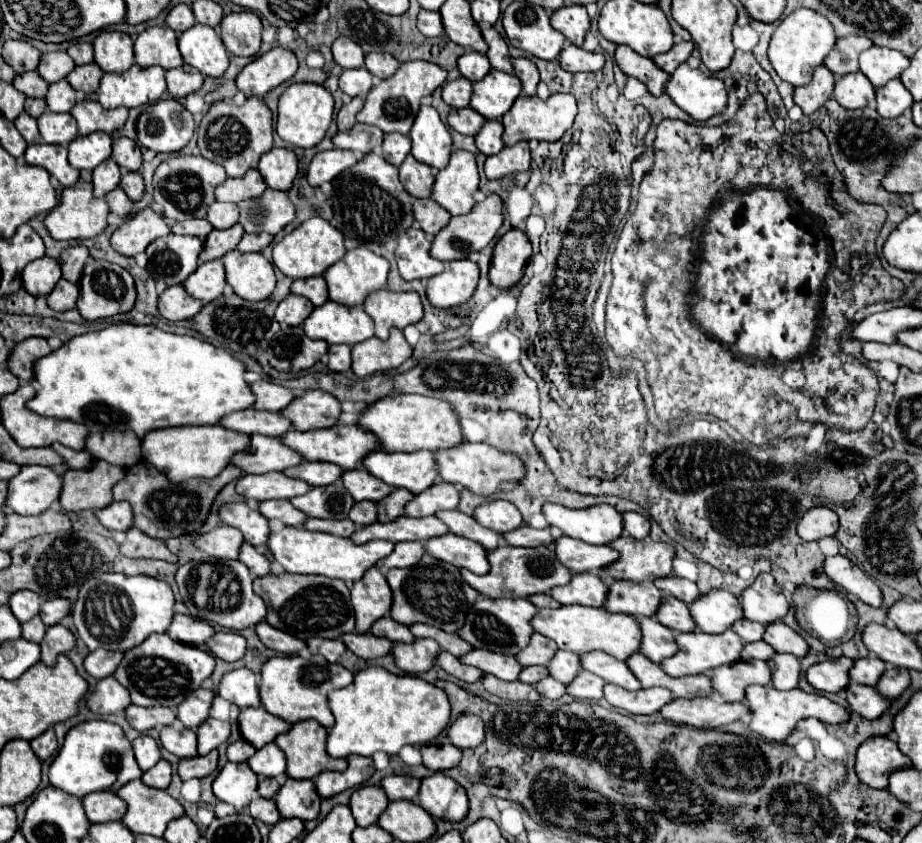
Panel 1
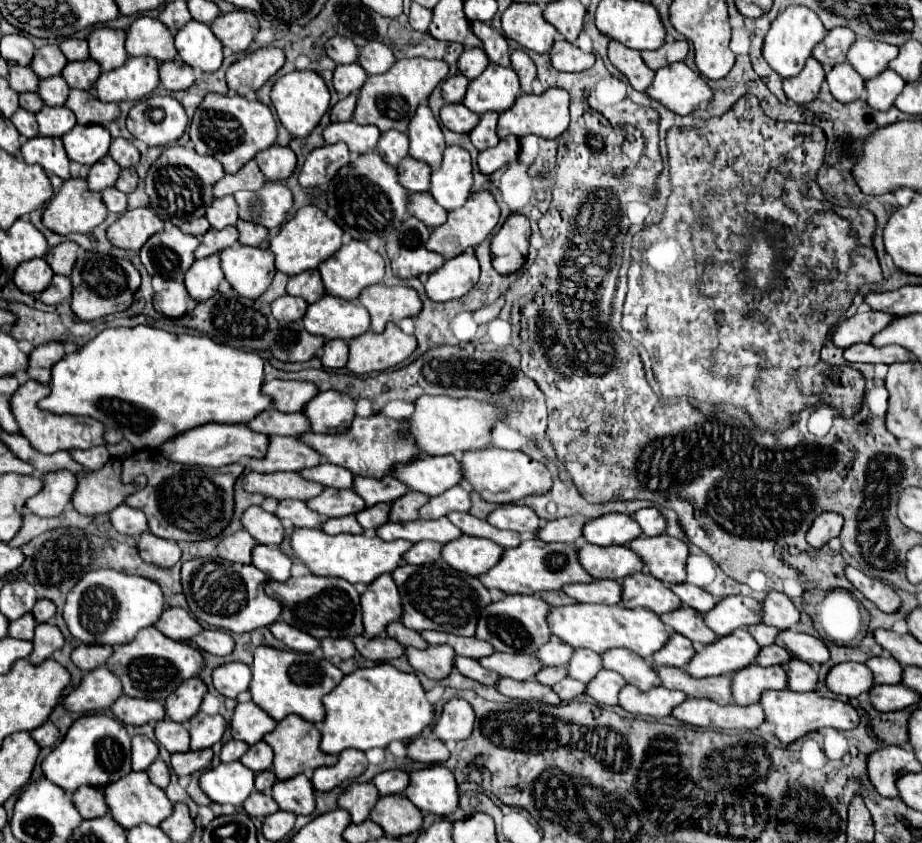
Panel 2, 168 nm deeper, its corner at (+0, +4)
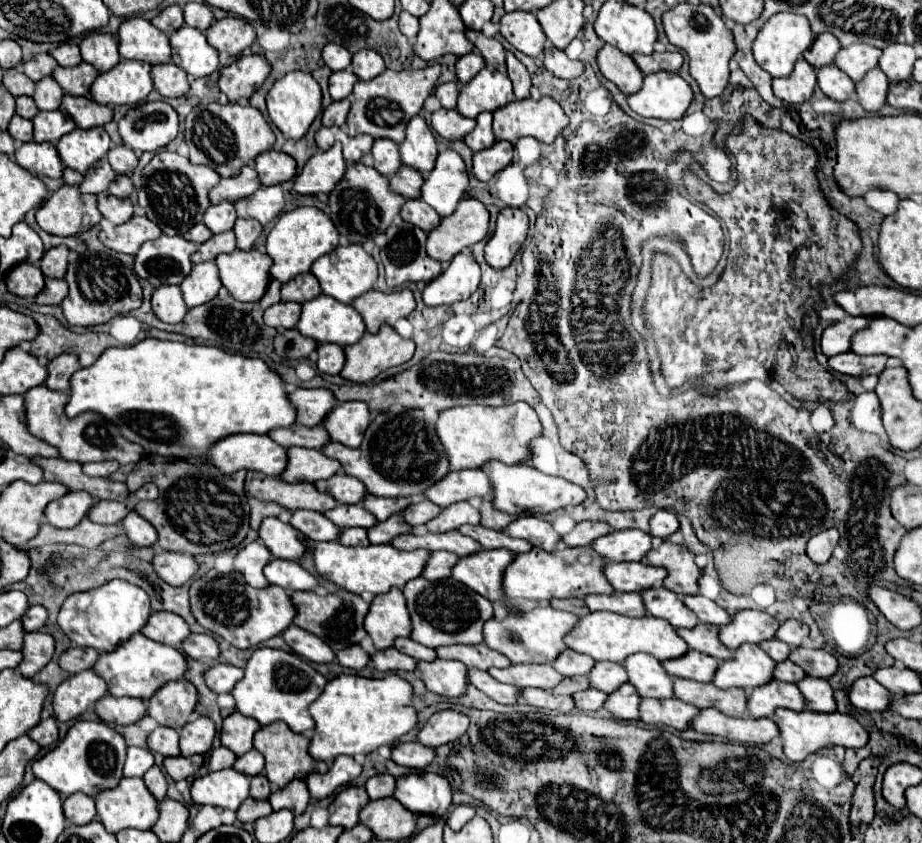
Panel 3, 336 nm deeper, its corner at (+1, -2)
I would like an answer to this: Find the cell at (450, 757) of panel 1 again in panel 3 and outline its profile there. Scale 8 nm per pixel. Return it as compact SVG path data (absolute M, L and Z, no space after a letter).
M419 742L409 744L395 744L391 750L391 760L399 766L407 768L425 768L435 758L435 752Z

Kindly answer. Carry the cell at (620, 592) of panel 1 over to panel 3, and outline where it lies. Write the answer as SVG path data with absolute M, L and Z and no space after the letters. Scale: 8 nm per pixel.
M663 586L649 588L641 596L651 616L663 618L675 628L695 628L699 624L697 616L679 600L679 596L675 592L669 592Z

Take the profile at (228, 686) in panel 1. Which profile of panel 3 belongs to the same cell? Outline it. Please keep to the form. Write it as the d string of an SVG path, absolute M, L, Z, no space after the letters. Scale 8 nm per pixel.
M215 664L203 674L203 678L205 678L205 684L215 694L223 694L223 692L231 692L235 682L243 678L243 670L231 664Z

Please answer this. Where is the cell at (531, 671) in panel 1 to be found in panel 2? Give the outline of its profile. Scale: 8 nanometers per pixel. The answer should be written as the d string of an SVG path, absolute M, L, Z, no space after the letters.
M548 666L544 670L540 670L540 674L534 676L540 684L546 684L546 686L552 686L556 682L560 682L562 678L566 678L566 668L564 666Z

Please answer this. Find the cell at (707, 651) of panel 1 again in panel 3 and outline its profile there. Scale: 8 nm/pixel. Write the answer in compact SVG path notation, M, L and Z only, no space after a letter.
M743 644L735 650L733 660L721 662L713 684L717 688L757 688L771 682L775 664L757 644Z

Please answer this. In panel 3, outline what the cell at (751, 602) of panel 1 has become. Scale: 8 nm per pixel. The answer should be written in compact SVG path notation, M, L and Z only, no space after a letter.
M787 620L781 624L781 628L777 630L777 636L779 640L783 640L785 644L797 648L803 644L803 640L809 636L809 626L799 622L799 620Z

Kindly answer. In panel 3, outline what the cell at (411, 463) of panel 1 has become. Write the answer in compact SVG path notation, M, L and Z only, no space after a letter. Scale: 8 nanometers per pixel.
M463 470L449 472L443 480L425 490L425 498L441 508L447 508L461 500L471 500L473 496L489 496L493 492L489 476L483 470Z

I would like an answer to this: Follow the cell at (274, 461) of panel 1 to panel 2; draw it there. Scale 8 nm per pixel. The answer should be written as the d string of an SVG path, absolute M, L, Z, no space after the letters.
M268 436L268 452L264 458L254 458L250 460L250 468L254 472L298 472L304 468L312 468L322 462L322 456L312 450L308 444L300 442L298 438L292 436Z

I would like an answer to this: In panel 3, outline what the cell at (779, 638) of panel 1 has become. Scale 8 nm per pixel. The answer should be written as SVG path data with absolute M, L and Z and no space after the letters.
M795 648L789 656L791 662L801 666L807 676L813 678L829 678L837 672L839 662L831 652L825 650L811 650L811 648Z

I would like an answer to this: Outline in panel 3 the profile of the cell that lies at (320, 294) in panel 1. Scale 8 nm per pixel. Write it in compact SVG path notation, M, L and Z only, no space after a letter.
M311 272L295 276L287 284L283 284L283 288L281 288L281 300L283 302L303 304L303 302L309 302L311 298L317 298L319 294L321 294L319 280Z

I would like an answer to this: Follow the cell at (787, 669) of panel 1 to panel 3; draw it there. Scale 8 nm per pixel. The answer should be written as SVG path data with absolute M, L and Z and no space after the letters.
M803 678L797 688L801 690L801 694L807 700L807 710L813 712L823 712L823 714L831 714L837 710L835 704L835 696L833 696L833 688L829 686L827 680L823 678Z

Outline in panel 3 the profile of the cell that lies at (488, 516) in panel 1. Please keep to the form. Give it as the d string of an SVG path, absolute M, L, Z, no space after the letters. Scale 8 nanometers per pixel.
M521 516L515 522L511 522L505 532L513 538L523 538L529 540L533 546L543 548L547 552L553 552L555 548L559 548L561 544L561 536L553 530L553 526L549 522L545 522L539 516Z

